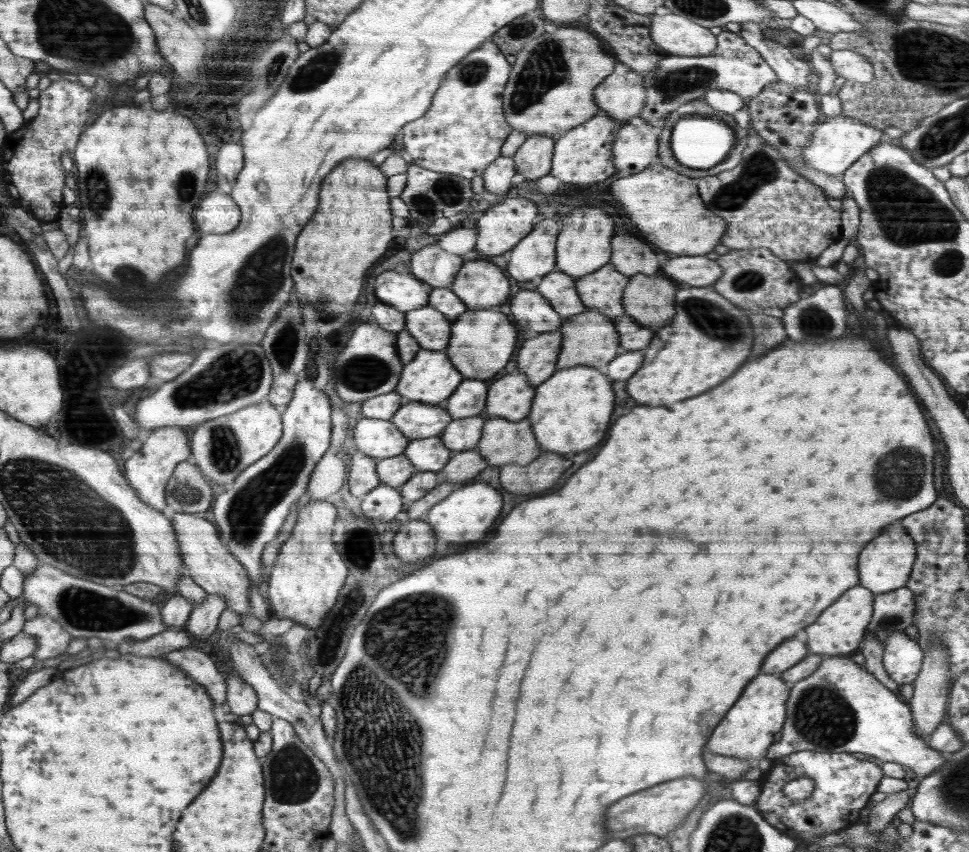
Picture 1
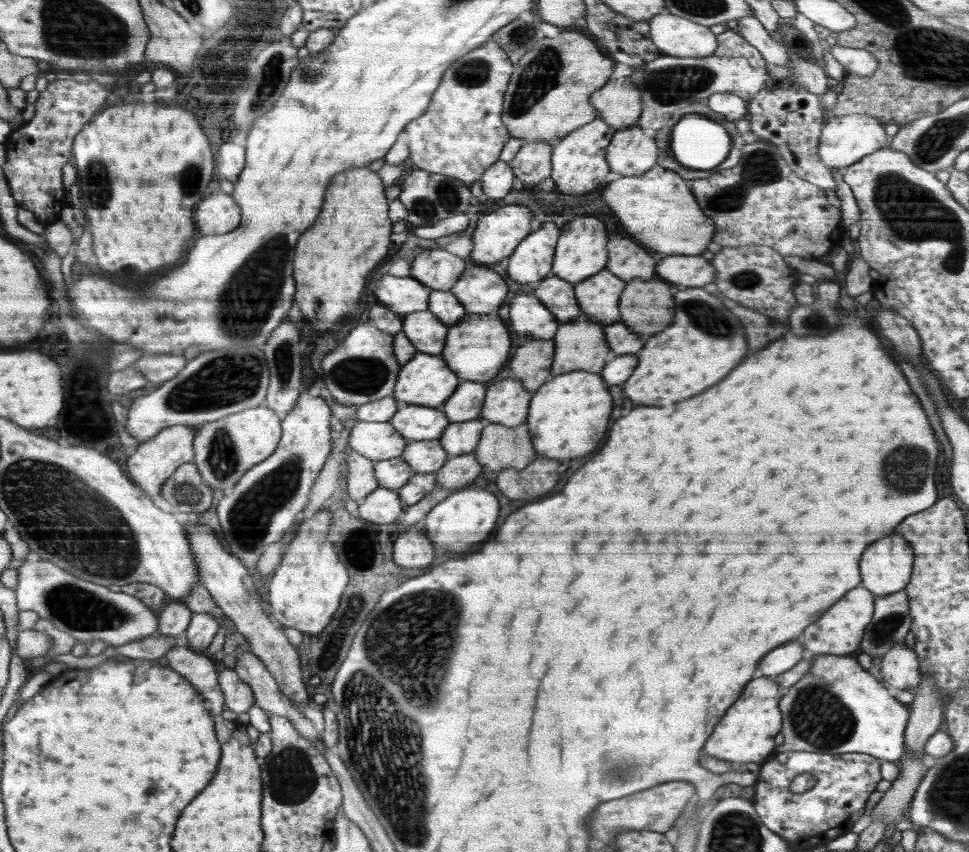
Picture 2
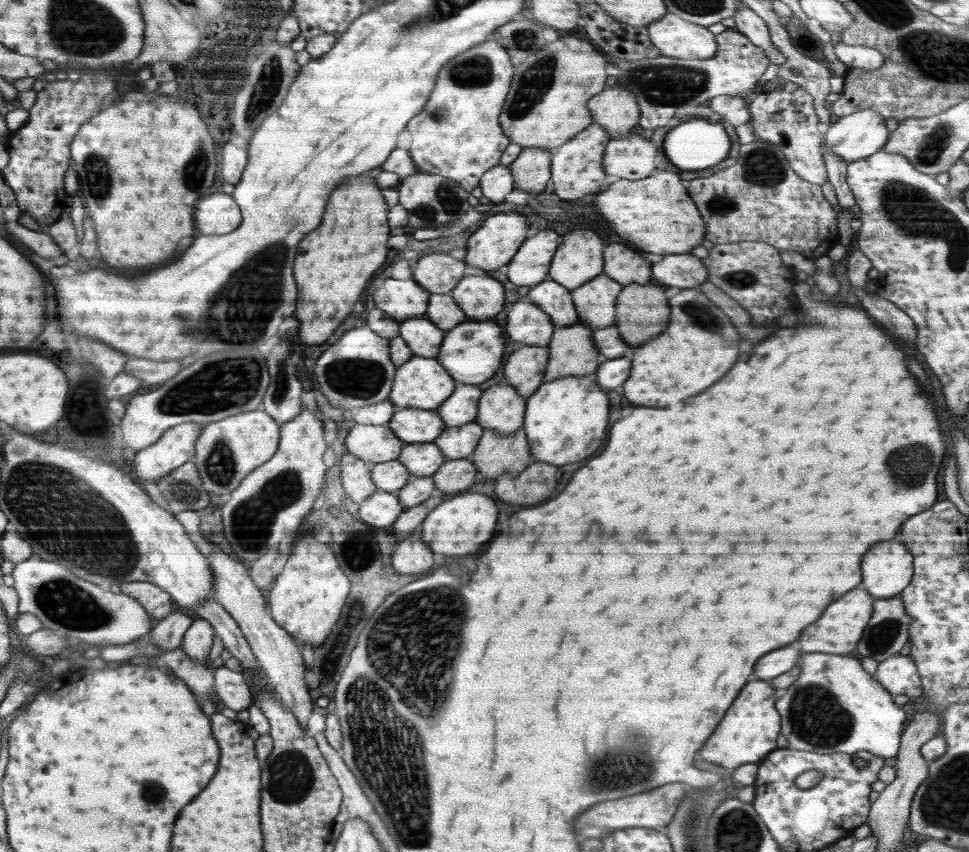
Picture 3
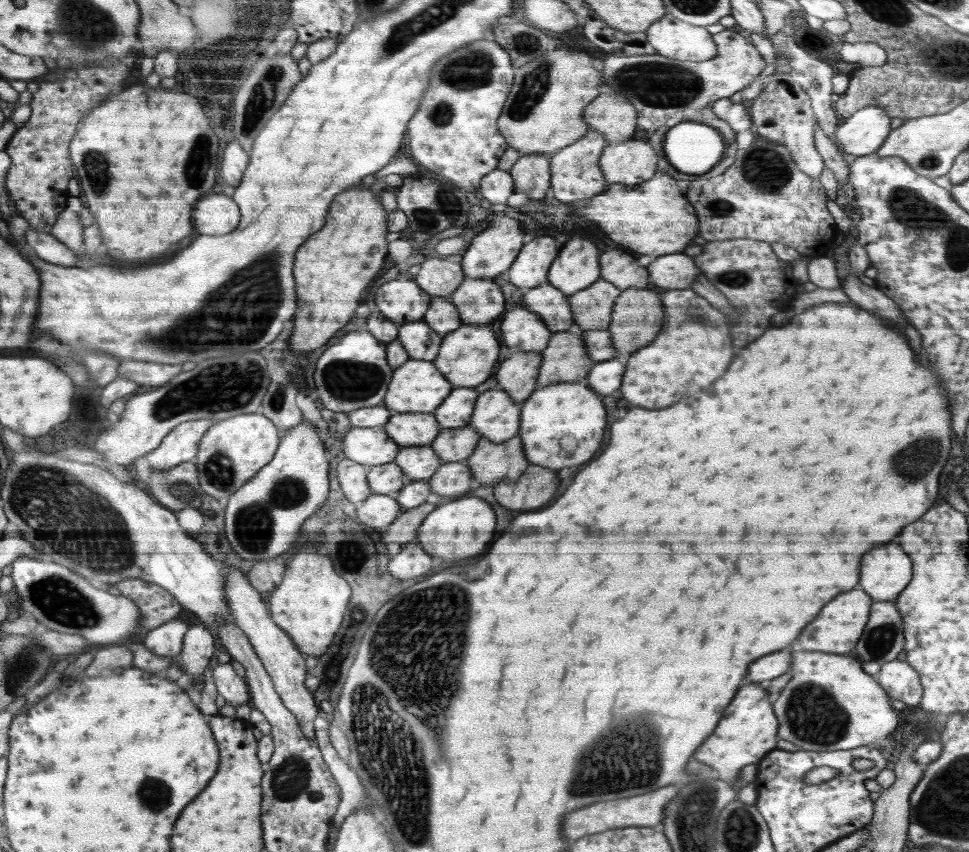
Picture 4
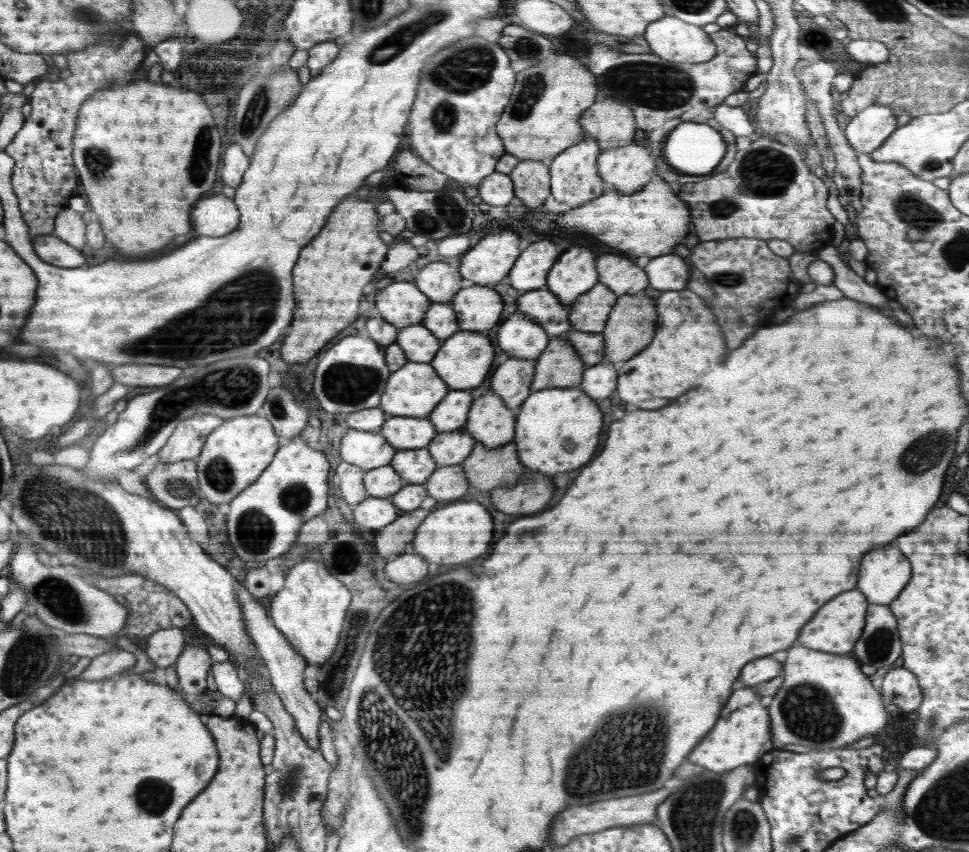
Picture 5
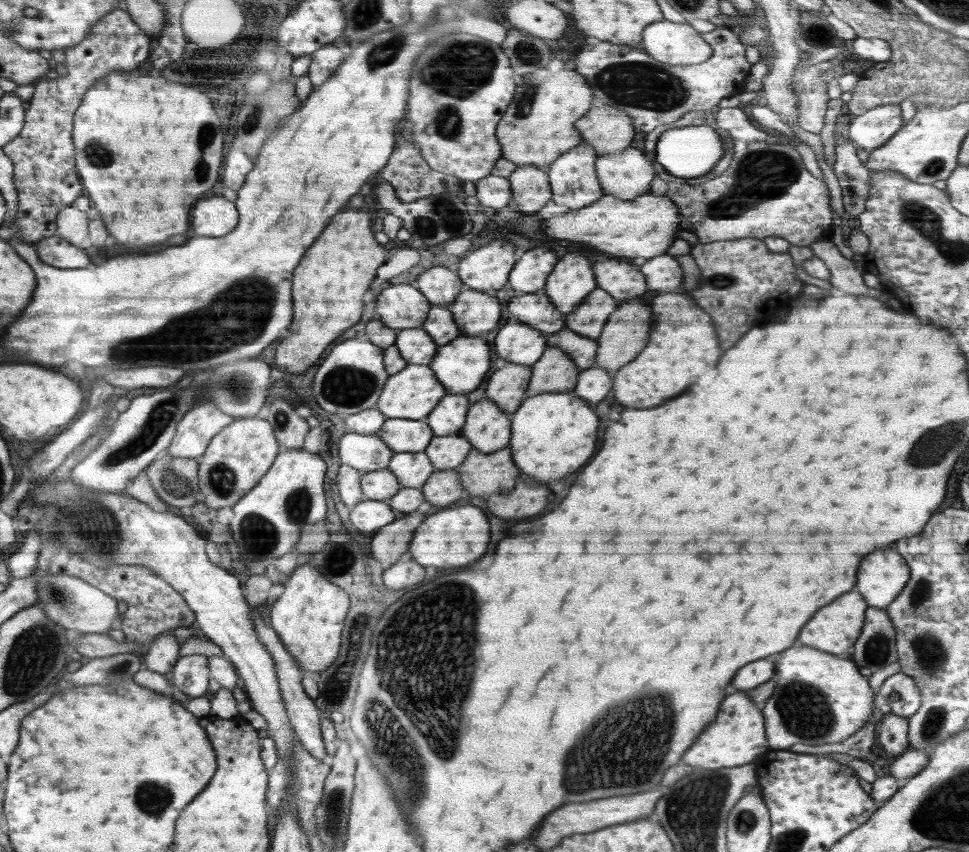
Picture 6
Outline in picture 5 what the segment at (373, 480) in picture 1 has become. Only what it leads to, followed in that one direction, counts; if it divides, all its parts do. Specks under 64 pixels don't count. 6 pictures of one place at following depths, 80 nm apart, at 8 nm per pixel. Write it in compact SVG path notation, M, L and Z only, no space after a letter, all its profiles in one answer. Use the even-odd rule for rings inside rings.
M341 461L337 467L337 472L336 476L338 476L338 483L341 490L340 494L342 494L351 509L369 497L366 494L363 483L365 475L363 468Z

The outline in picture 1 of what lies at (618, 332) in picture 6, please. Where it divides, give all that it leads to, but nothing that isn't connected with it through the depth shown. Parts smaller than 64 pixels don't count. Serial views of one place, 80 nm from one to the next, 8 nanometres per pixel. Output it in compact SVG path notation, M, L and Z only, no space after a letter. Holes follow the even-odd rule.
M635 274L623 290L624 312L640 326L658 330L674 316L674 294L678 284L670 278Z

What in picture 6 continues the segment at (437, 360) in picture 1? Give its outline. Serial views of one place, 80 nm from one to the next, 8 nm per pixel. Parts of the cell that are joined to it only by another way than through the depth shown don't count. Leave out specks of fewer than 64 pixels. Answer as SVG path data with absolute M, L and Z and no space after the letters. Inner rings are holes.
M407 364L400 372L387 378L375 408L386 418L420 420L427 418L446 395L446 389L438 382L429 365Z

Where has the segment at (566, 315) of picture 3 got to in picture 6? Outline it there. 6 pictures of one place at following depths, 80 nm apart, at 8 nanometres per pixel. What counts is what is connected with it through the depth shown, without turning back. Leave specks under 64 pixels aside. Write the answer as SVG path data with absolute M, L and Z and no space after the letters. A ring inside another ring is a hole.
M542 289L511 298L508 312L512 320L527 324L544 334L554 334L566 327L566 316L555 309L550 297Z

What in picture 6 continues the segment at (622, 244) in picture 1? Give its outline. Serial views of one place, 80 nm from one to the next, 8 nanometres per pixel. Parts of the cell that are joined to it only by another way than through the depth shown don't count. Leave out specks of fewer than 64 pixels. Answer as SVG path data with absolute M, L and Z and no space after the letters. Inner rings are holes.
M614 258L596 262L594 276L597 287L608 292L619 303L640 296L648 289L644 274L640 274L640 270L632 268L630 264L616 262Z

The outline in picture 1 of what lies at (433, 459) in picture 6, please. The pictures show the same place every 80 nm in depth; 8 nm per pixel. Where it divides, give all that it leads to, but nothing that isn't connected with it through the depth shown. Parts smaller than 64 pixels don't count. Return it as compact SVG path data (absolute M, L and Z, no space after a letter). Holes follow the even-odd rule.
M479 416L452 419L441 432L441 441L453 454L472 450L481 439L485 421Z

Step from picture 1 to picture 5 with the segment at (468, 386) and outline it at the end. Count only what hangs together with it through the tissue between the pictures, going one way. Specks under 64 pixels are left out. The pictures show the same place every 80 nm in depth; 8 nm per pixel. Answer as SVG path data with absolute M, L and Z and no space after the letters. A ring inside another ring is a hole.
M450 390L427 417L438 433L464 428L472 401L471 390Z

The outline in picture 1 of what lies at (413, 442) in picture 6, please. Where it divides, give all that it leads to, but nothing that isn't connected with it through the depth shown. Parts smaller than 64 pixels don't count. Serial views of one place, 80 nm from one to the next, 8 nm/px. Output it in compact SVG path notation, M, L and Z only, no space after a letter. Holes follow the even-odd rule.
M408 402L390 420L406 438L413 441L440 436L452 419L443 405Z

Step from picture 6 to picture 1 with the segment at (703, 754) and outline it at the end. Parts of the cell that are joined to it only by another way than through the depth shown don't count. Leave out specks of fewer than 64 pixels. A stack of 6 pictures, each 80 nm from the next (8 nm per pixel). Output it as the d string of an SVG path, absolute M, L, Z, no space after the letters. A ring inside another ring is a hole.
M772 674L756 676L742 692L740 700L728 710L722 722L716 726L704 751L710 751L734 758L762 758L774 743L774 735L780 732L786 720L786 701L788 688L783 679Z

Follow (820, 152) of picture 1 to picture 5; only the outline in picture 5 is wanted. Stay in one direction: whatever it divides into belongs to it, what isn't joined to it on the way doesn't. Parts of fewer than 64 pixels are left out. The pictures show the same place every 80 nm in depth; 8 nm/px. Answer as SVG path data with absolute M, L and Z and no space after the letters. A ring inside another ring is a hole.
M884 105L868 106L852 117L843 132L849 147L857 154L870 154L896 131L897 113Z

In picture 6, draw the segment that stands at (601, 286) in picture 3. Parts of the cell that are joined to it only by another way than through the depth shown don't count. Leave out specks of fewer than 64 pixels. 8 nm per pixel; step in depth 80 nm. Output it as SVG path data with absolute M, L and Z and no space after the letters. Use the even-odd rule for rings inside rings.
M596 287L569 313L565 326L572 332L582 333L586 338L597 339L608 317L619 307L619 302L605 290Z

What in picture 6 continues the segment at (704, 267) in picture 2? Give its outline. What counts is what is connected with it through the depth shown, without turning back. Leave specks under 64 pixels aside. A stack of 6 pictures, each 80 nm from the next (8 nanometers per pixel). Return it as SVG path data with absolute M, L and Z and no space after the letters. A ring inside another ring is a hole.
M666 253L648 260L640 272L646 276L646 284L649 290L668 290L676 288L682 282L682 268L672 256Z

